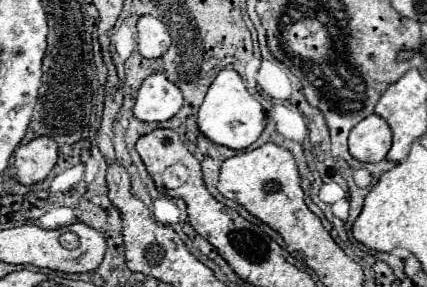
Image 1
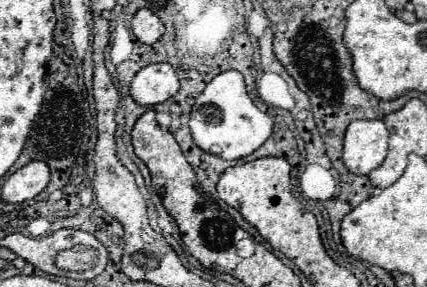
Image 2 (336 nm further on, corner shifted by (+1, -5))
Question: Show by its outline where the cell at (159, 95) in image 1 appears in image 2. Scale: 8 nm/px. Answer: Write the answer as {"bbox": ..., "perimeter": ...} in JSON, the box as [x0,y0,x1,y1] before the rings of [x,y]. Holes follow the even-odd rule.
{"bbox":[131,62,179,106],"perimeter":[[[155,62],[141,68],[131,82],[131,96],[141,106],[155,106],[165,102],[179,90],[179,78],[171,64]]]}

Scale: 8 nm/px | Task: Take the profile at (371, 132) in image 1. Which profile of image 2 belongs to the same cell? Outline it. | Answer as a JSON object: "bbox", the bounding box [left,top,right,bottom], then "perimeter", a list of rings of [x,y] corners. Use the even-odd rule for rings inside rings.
{"bbox":[343,120,389,176],"perimeter":[[[353,120],[345,132],[343,164],[349,172],[367,176],[387,156],[389,130],[383,120]]]}

